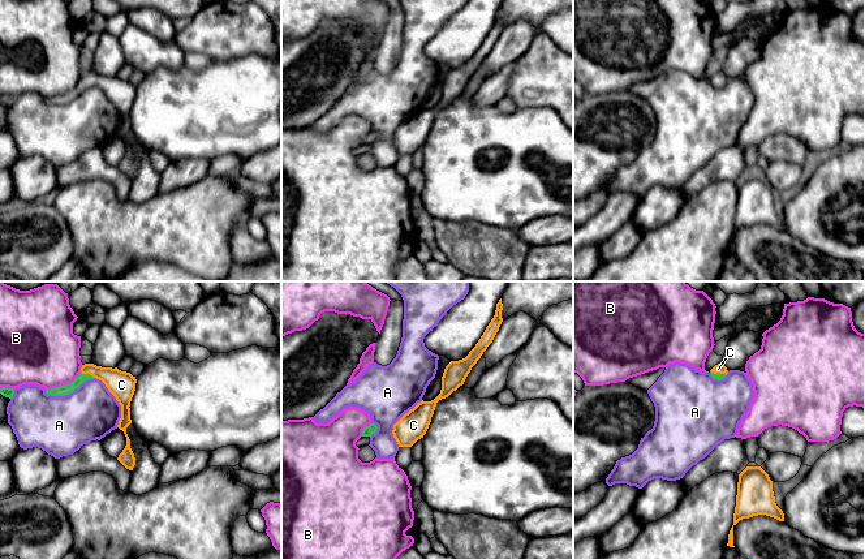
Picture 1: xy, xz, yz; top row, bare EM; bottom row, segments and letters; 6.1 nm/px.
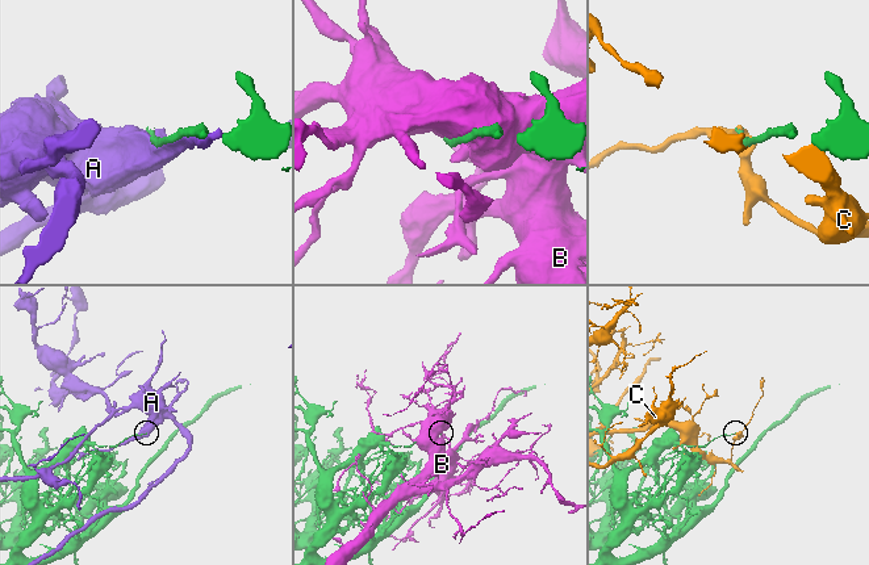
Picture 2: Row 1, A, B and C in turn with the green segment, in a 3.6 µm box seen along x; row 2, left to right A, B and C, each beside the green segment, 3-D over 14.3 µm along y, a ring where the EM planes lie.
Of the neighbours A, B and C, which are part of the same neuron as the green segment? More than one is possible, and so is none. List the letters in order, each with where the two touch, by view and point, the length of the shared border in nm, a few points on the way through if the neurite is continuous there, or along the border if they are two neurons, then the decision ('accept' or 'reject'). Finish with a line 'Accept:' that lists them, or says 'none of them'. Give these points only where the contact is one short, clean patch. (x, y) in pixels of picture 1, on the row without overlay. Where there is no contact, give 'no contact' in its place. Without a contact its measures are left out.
A: contact xy (69, 100); length 320 nm; reject
B: contact xy (63, 94); length 240 nm; reject
C: contact xy (87, 82); length 90 nm; reject
Accept: none of them

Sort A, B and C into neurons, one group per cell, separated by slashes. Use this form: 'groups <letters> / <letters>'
groups A / B / C

